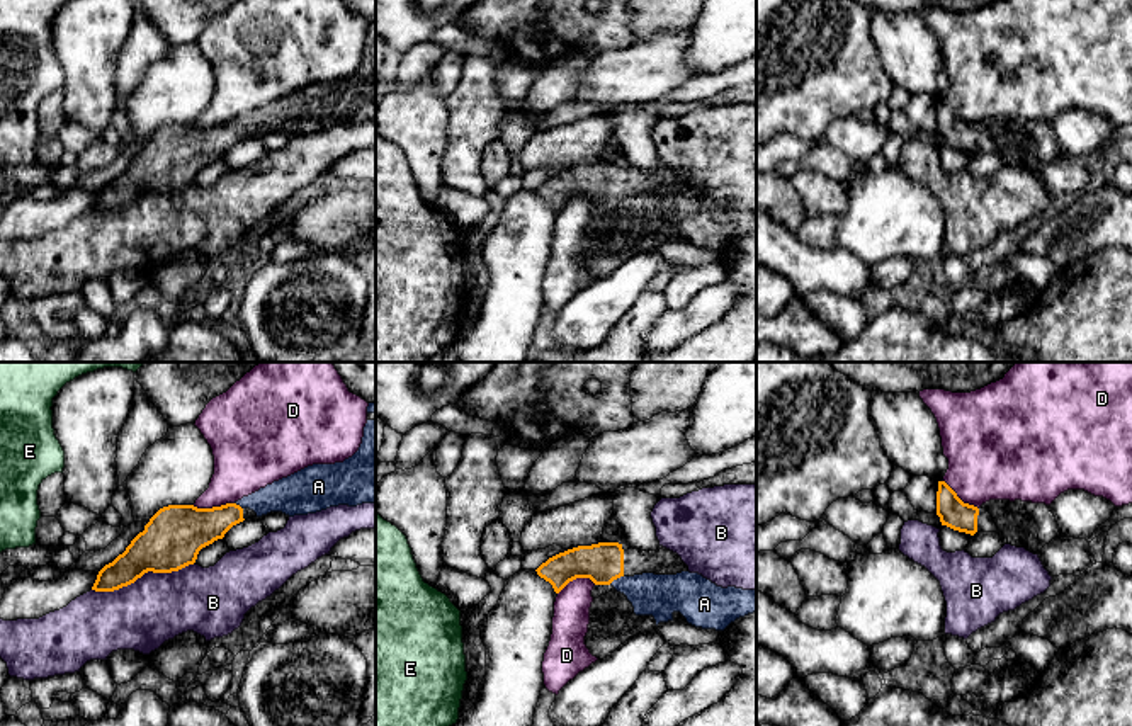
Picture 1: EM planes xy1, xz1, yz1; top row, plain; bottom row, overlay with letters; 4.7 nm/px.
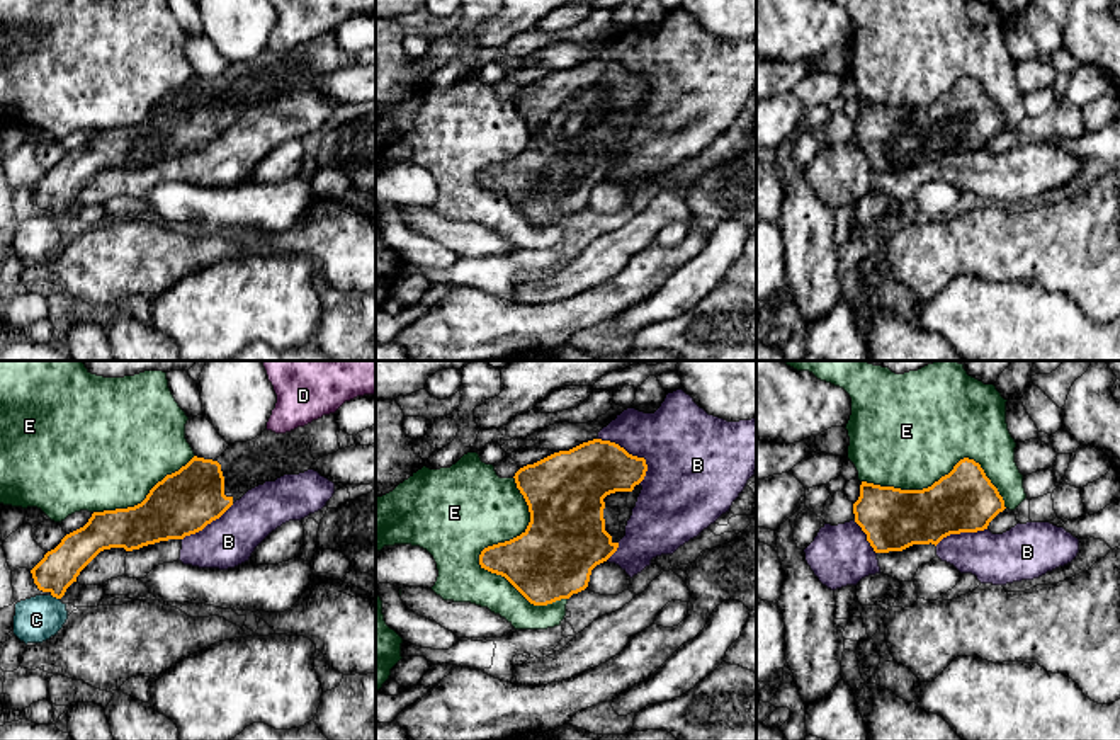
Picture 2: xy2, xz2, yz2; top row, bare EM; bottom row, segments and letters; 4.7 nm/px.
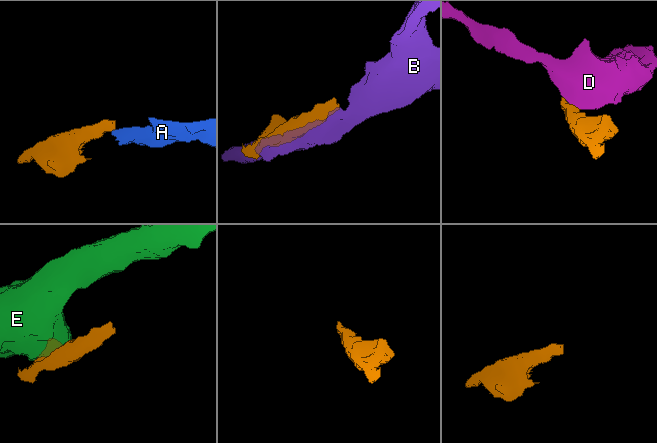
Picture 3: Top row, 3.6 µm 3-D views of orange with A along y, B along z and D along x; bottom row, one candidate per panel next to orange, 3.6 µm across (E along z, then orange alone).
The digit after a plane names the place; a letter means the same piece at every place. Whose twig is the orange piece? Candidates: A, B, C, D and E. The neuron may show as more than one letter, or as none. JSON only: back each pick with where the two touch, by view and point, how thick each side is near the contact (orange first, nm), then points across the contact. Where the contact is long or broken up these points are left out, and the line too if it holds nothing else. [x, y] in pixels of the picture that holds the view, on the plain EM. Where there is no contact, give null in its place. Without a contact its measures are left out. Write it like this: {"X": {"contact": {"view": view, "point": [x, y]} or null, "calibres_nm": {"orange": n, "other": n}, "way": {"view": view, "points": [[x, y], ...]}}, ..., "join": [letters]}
{"A": {"contact": {"view": "xz1", "point": [616, 198]}, "calibres_nm": {"orange": 190, "other": 200}, "way": {"view": "xz1", "points": [[602, 182], [616, 198], [660, 215]]}}, "join": ["A"]}

